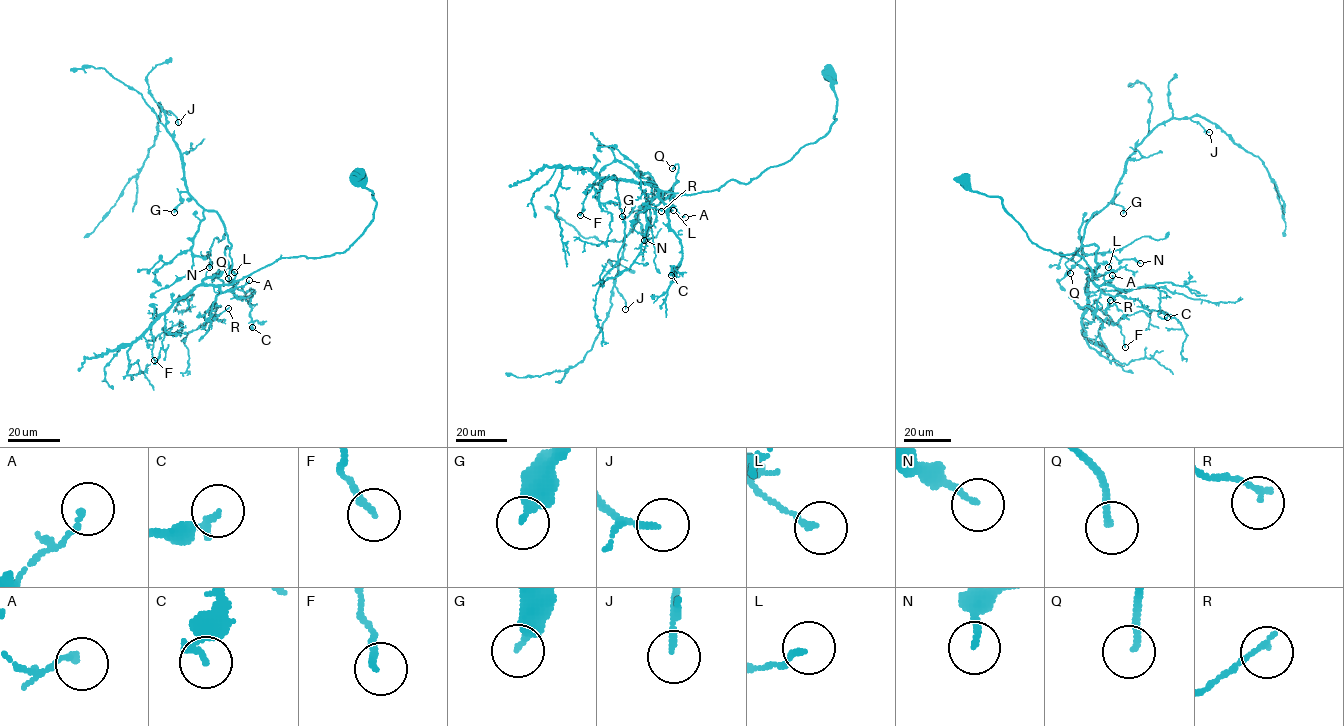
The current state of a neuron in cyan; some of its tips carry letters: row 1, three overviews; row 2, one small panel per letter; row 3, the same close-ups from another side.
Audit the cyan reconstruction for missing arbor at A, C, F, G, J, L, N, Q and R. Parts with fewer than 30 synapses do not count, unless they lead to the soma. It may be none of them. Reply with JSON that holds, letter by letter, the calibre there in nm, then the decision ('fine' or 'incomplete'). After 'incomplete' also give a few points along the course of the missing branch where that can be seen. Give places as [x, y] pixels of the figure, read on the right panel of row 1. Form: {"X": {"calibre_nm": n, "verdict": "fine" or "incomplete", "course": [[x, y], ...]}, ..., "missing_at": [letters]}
{"A": {"calibre_nm": 150, "verdict": "fine"}, "C": {"calibre_nm": 170, "verdict": "fine"}, "F": {"calibre_nm": 180, "verdict": "fine"}, "G": {"calibre_nm": 320, "verdict": "fine"}, "J": {"calibre_nm": 150, "verdict": "fine"}, "L": {"calibre_nm": 140, "verdict": "fine"}, "N": {"calibre_nm": 170, "verdict": "fine"}, "Q": {"calibre_nm": 180, "verdict": "incomplete", "course": [[1070, 273], [1072, 277], [1081, 275], [1083, 281], [1090, 281], [1100, 289]]}, "R": {"calibre_nm": 140, "verdict": "fine"}, "missing_at": ["Q"]}

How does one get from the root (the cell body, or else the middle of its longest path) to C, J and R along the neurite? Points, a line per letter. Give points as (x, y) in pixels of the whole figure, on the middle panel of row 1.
C: (827, 75), (836, 119), (789, 160), (747, 183), (729, 180), (690, 194), (660, 191), (681, 247), (671, 275)
J: (827, 75), (836, 119), (787, 161), (690, 194), (645, 184), (669, 198), (678, 181), (623, 240), (625, 309)
R: (827, 75), (836, 119), (824, 135), (747, 183), (660, 191), (640, 212), (646, 204), (661, 211)

